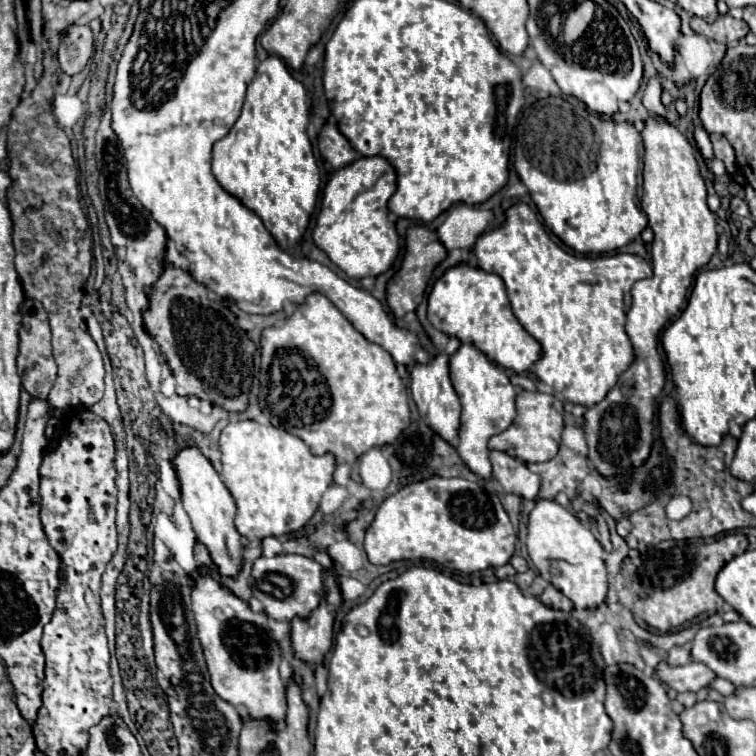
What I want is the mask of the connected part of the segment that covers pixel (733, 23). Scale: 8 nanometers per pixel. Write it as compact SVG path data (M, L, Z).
M730 13L720 15L712 25L706 23L706 21L700 19L700 17L692 17L690 27L692 27L696 33L706 35L706 37L718 41L718 43L724 43L724 45L734 45L736 41L740 41L742 37L746 37L746 33L750 31L744 21L734 19Z

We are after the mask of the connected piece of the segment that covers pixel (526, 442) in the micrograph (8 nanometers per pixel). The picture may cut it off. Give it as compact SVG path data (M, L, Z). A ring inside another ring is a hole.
M520 391L516 397L516 409L518 415L514 419L514 423L494 435L488 441L490 449L496 451L504 451L520 461L526 463L540 463L540 461L550 461L556 453L558 453L558 445L560 445L560 435L564 429L564 403L562 399L558 399L556 395L546 395L546 393L530 393L530 391Z

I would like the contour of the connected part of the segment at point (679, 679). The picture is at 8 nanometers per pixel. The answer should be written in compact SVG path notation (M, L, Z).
M664 661L658 665L658 677L678 693L682 691L700 691L702 687L712 687L714 673L704 663L686 663L682 667L666 667Z

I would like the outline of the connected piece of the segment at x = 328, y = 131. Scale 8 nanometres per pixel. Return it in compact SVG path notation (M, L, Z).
M326 123L320 131L318 139L318 149L324 159L332 163L334 169L344 167L346 163L352 163L354 159L360 157L360 153L350 145L350 141L340 133L336 123Z

